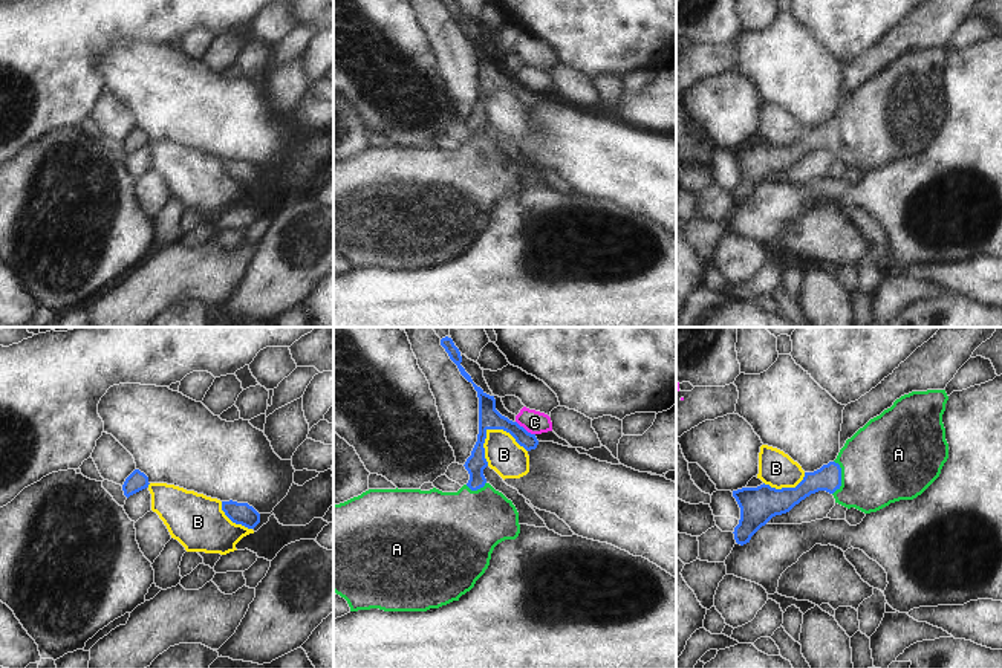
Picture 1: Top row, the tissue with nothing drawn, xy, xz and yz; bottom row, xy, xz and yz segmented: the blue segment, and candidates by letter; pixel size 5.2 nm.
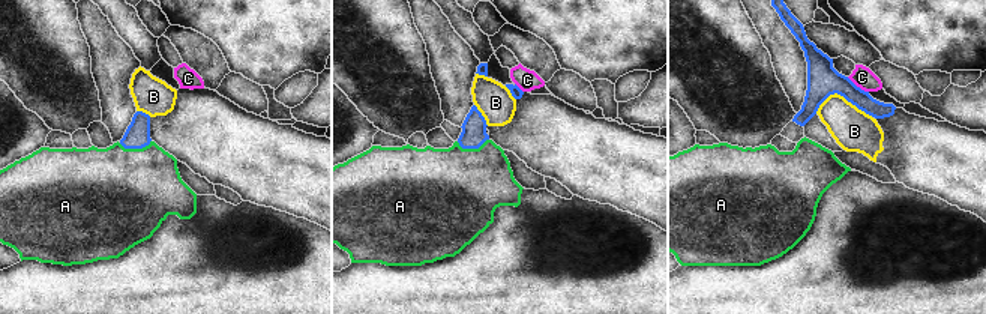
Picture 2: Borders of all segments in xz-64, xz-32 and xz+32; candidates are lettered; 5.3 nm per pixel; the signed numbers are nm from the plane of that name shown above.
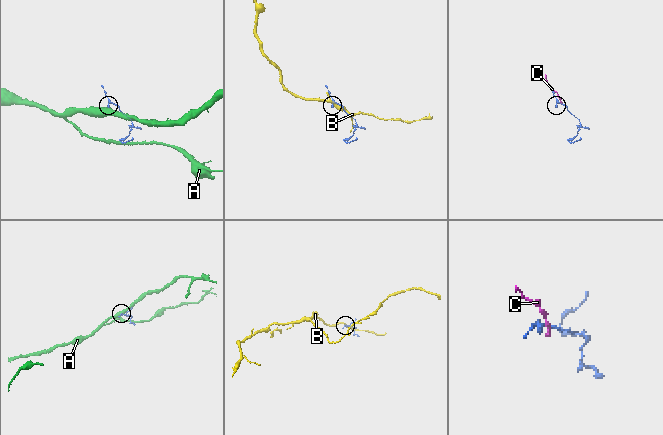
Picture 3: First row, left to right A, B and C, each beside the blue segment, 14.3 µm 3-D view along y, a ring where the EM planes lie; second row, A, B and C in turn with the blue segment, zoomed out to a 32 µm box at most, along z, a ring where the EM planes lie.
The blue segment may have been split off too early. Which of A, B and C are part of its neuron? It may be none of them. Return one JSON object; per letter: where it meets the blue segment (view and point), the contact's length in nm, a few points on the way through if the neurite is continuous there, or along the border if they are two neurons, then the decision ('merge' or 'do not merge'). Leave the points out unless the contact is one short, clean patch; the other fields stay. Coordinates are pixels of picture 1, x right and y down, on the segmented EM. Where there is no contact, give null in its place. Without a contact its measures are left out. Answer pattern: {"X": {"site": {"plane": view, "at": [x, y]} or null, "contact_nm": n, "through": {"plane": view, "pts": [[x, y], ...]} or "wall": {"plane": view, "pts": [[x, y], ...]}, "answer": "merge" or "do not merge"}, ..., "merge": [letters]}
{"A": {"site": {"plane": "yz", "at": [840, 477]}, "contact_nm": 180, "through": {"plane": "yz", "pts": [[828, 477], [840, 477], [862, 477], [884, 462]]}, "answer": "merge"}, "B": {"site": {"plane": "xz", "at": [507, 431]}, "contact_nm": 260, "answer": "do not merge"}, "C": {"site": {"plane": "xz", "at": [523, 428]}, "contact_nm": 130, "wall": {"plane": "xz", "pts": [[516, 421], [534, 434]]}, "answer": "do not merge"}, "merge": ["A"]}

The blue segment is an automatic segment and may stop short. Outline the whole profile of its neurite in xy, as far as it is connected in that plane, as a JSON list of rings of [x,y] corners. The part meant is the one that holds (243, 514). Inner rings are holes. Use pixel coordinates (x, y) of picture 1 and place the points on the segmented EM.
[[[222,501],[222,511],[236,524],[254,529],[260,523],[260,514],[248,503]]]

